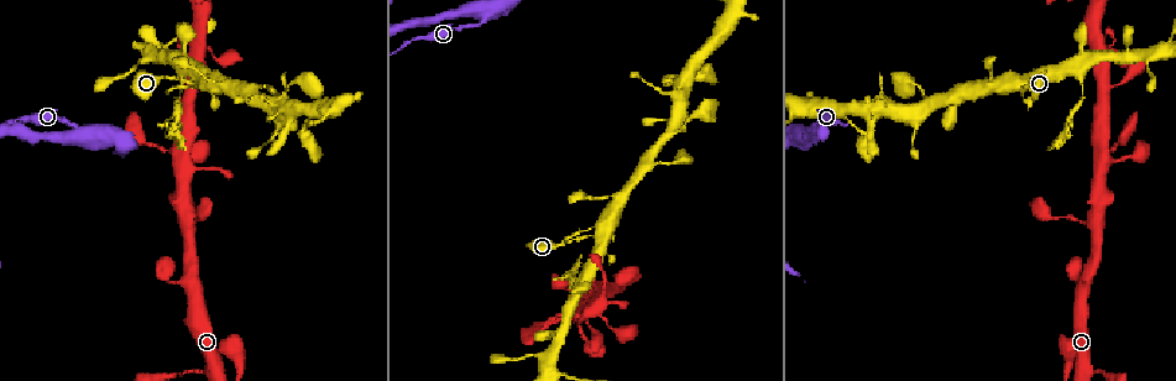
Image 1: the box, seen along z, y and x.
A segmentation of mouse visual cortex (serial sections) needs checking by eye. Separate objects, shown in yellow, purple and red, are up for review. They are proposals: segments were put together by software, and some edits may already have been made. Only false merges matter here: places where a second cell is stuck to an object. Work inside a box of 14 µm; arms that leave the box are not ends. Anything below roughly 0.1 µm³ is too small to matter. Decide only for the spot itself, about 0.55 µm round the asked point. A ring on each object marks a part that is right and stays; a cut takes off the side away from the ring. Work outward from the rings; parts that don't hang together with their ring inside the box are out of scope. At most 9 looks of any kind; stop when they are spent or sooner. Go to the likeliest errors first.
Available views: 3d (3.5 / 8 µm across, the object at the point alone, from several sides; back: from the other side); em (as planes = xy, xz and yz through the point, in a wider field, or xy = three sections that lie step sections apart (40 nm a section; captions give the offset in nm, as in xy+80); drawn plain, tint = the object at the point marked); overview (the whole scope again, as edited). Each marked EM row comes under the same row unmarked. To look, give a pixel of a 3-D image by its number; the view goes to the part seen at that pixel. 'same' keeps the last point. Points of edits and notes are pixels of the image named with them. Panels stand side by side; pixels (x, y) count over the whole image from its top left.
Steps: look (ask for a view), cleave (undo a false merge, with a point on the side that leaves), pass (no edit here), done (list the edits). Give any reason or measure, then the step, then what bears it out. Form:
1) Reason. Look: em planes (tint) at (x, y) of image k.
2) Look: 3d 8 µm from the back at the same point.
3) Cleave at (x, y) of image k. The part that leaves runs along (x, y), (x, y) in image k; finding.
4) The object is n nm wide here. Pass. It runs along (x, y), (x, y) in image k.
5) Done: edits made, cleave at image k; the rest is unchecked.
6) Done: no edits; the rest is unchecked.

A narrow waist. Look: em xy step 2 (tint) at (596, 235) of image 1.

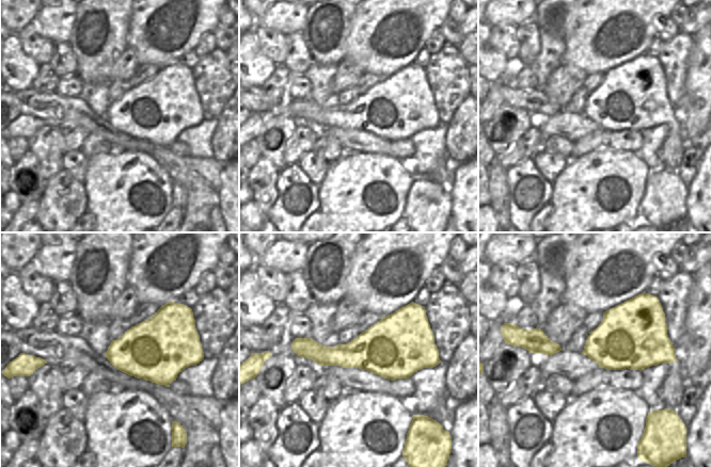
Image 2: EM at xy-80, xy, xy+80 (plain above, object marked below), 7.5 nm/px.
Look: 3d 3.5 µm at the same point.

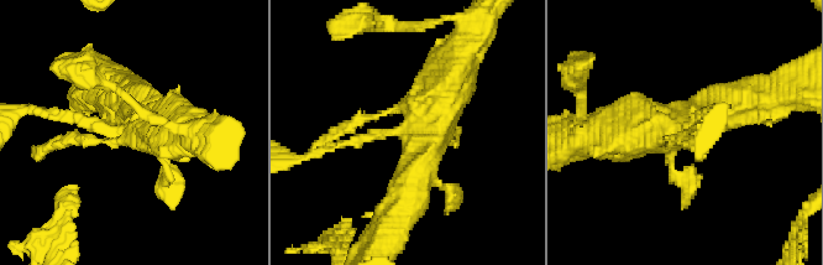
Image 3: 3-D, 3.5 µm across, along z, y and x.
Pass. It runs along (328, 147), (410, 128), (456, 68) in image 3; all the same cell.

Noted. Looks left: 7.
Thin arm on a thick one. Look: em xy step 2 (tint) at (93, 132) of image 1.

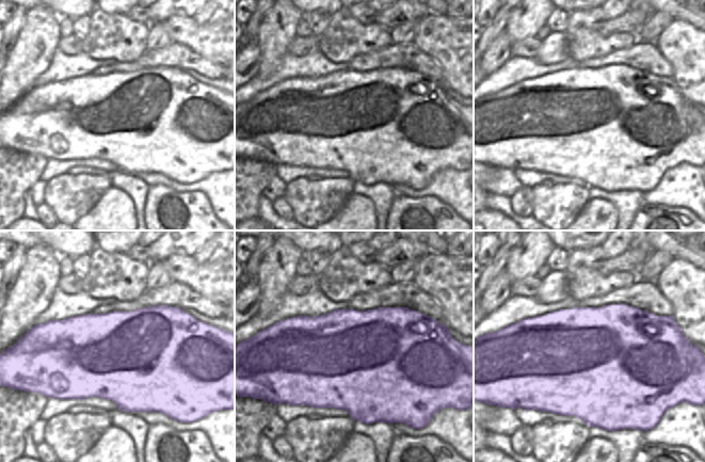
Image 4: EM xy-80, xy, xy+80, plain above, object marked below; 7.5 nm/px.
Look: 3d 3.5 µm at the same point.

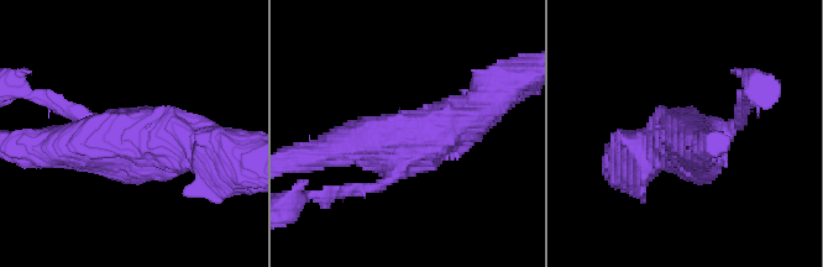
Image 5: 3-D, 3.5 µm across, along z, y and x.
Pass. It runs along (742, 106), (701, 148) in image 5; all the same cell.

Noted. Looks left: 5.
Thick turns thin. Look: 3d 3.5 µm at (416, 40) of image 1.

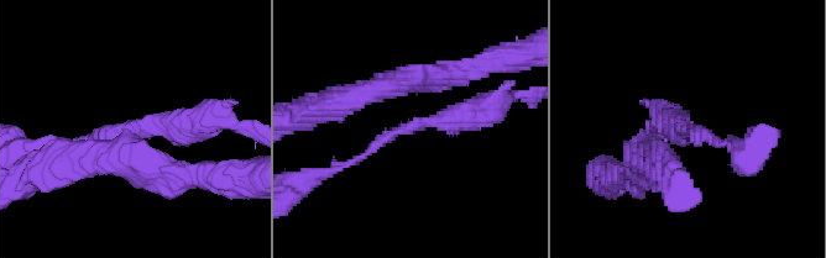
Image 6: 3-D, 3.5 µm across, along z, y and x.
The arms are 100, 350 nm wide. Look: em xy step 2 (tint) at (132, 132) of image 6.

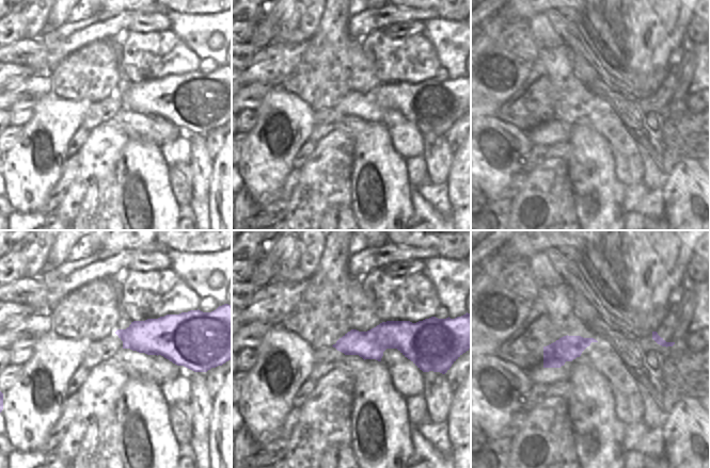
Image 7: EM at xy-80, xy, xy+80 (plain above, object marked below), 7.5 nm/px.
Look: em planes (tint) at the same point.

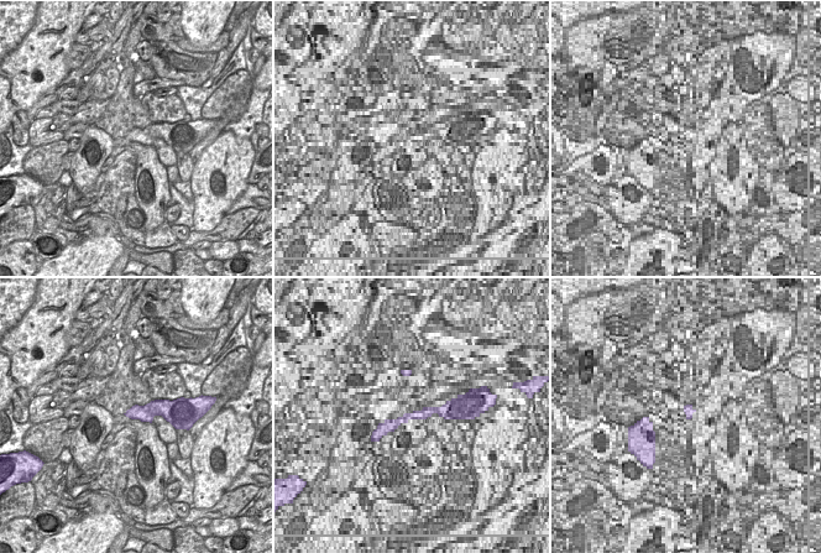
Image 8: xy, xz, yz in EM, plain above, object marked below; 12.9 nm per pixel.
Pass. It runs along (486, 110), (398, 128), (356, 161), (334, 163) in image 6; all the same cell.

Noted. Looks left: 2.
Sudden change in width. Look: 3d 8 µm at (684, 80) of image 1.

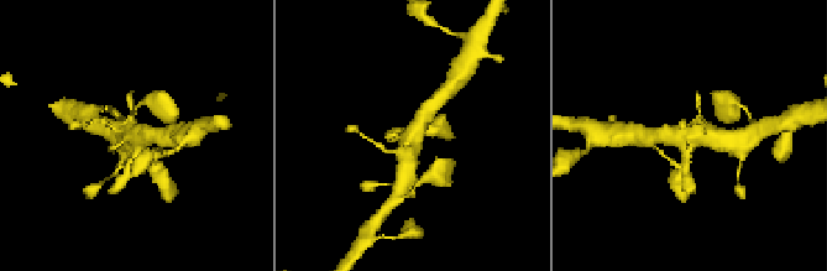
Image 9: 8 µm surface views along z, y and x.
Look: 3d 3.5 µm at (136, 147) of image 9.

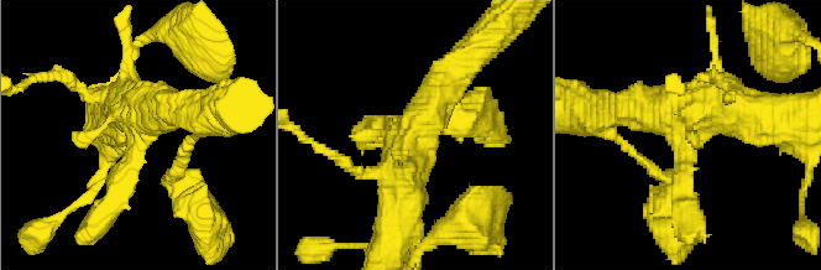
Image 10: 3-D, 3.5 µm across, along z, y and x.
Pass. It runs along (399, 216), (411, 145), (456, 69) in image 10; continuous, no second cell.

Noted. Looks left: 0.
Done: no edits; the rest is unchecked.

